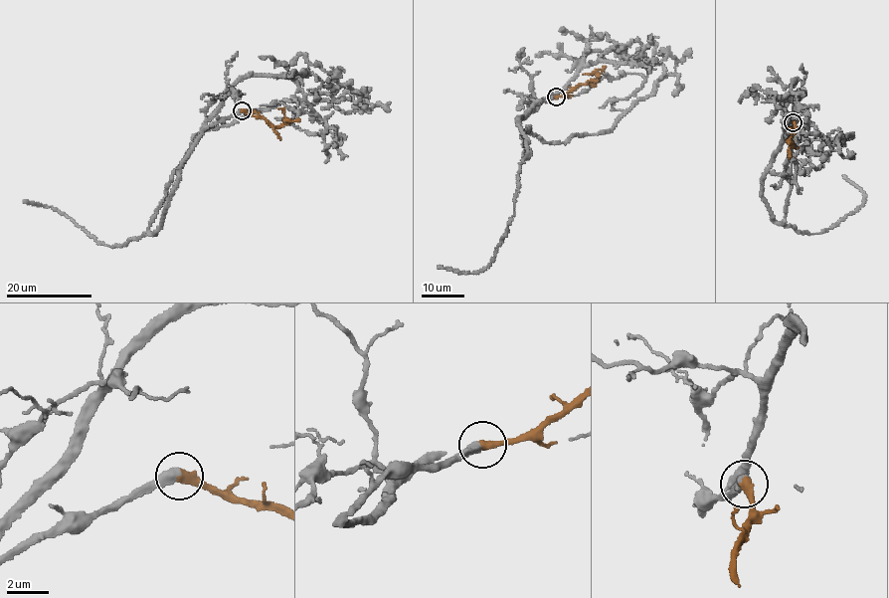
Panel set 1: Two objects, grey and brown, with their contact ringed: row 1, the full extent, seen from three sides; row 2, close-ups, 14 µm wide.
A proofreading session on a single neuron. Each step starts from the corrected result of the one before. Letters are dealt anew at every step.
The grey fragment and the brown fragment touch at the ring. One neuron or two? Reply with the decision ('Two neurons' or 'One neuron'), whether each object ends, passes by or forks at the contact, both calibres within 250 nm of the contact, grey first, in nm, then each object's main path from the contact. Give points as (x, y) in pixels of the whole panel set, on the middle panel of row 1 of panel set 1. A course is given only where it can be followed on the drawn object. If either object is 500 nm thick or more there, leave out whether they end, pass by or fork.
One neuron. At the ring grey ends. At the ring brown ends. Thickness 460 nm (grey) against 440 nm. Course of grey: (556, 97), (528, 111), (563, 91), (585, 53), (663, 66), (626, 111), (613, 103), (640, 75), (573, 95). Course of brown: (556, 97), (582, 85), (594, 84), (598, 76), (584, 74)

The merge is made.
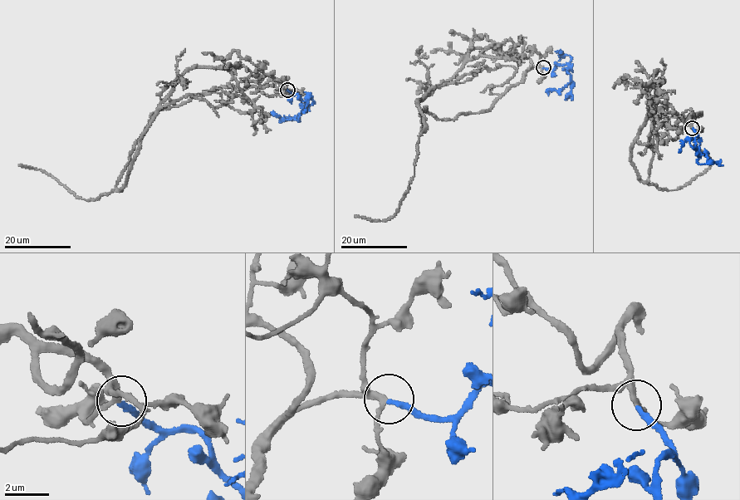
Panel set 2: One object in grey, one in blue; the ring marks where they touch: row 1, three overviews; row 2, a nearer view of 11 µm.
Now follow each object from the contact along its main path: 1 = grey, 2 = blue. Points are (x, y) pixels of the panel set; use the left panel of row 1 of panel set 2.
1: (287, 90), (272, 80), (222, 86), (153, 112), (117, 187), (97, 198), (18, 164)
2: (287, 90), (299, 95), (306, 105), (306, 110), (301, 113), (299, 120), (286, 120), (270, 112)

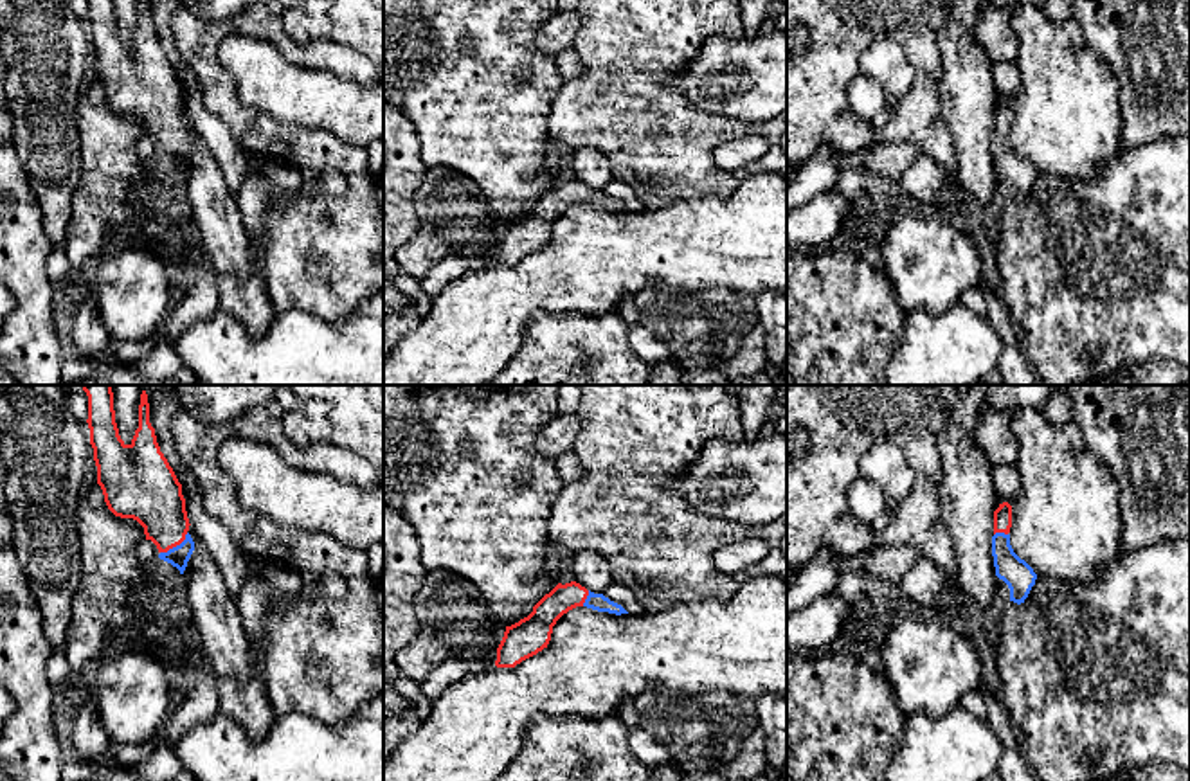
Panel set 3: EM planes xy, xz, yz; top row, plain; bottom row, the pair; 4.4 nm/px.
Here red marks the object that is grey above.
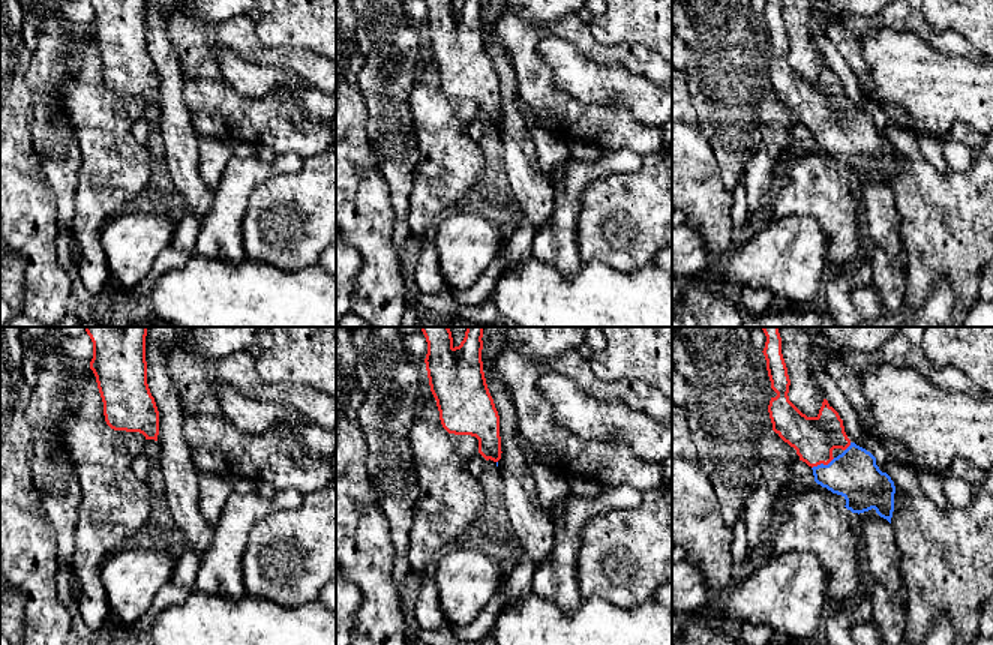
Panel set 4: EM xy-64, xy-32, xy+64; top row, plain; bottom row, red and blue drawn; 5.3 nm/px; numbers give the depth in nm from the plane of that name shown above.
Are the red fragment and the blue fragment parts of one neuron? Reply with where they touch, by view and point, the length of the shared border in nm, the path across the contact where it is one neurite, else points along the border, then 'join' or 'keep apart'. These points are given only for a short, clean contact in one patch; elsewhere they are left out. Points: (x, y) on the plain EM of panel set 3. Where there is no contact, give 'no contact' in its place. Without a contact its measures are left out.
contact xy (175, 143); length 160 nm; way xy (152, 92), (175, 143), (179, 153); join

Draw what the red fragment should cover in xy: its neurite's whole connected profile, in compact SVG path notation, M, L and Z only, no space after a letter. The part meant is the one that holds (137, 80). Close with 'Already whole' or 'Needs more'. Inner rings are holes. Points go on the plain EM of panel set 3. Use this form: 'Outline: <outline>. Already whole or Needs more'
Outline: M88 0L90 41L97 63L97 81L103 86L108 106L121 115L133 115L144 124L146 137L158 146L158 155L171 160L184 171L194 148L189 128L185 95L182 81L173 65L160 49L155 25L149 20L149 0L139 2L139 25L130 41L126 41L115 20L113 0Z. Needs more

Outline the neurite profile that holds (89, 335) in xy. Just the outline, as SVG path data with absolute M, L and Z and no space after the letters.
M92 297L83 301L77 308L72 328L72 342L76 346L76 358L81 360L97 355L112 342L92 304Z

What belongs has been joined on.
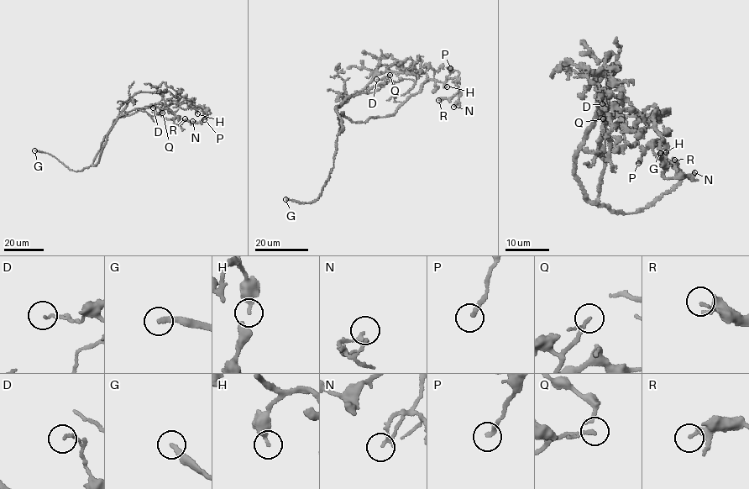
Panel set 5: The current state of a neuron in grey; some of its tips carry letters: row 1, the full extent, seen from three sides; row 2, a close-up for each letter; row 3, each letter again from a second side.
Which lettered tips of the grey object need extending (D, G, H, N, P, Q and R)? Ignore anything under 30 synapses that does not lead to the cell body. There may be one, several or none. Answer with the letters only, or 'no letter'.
G

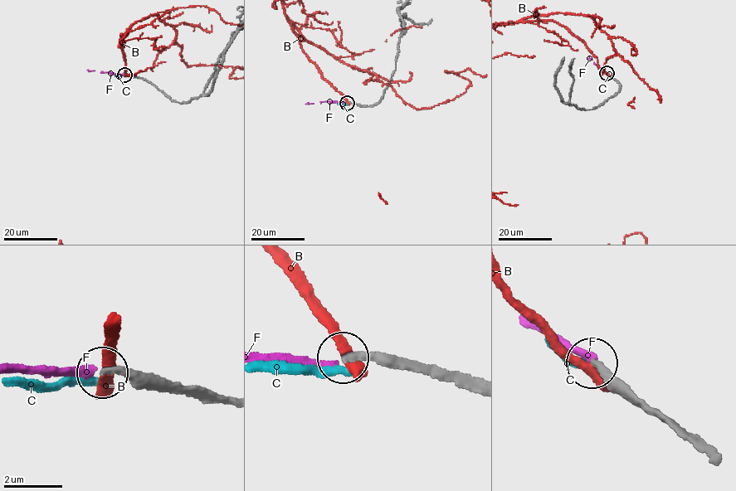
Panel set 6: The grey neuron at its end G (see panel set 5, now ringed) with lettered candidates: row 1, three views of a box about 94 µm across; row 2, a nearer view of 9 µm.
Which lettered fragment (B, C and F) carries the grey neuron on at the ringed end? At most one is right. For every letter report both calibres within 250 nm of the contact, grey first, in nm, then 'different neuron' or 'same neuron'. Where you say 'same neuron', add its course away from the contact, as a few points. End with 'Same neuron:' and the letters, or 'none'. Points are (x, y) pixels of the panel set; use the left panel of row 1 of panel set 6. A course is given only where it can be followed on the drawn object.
B: 280/550 nm | different neuron
C: 240/300 nm | different neuron
F: 240/240 nm | different neuron
Same neuron: none

